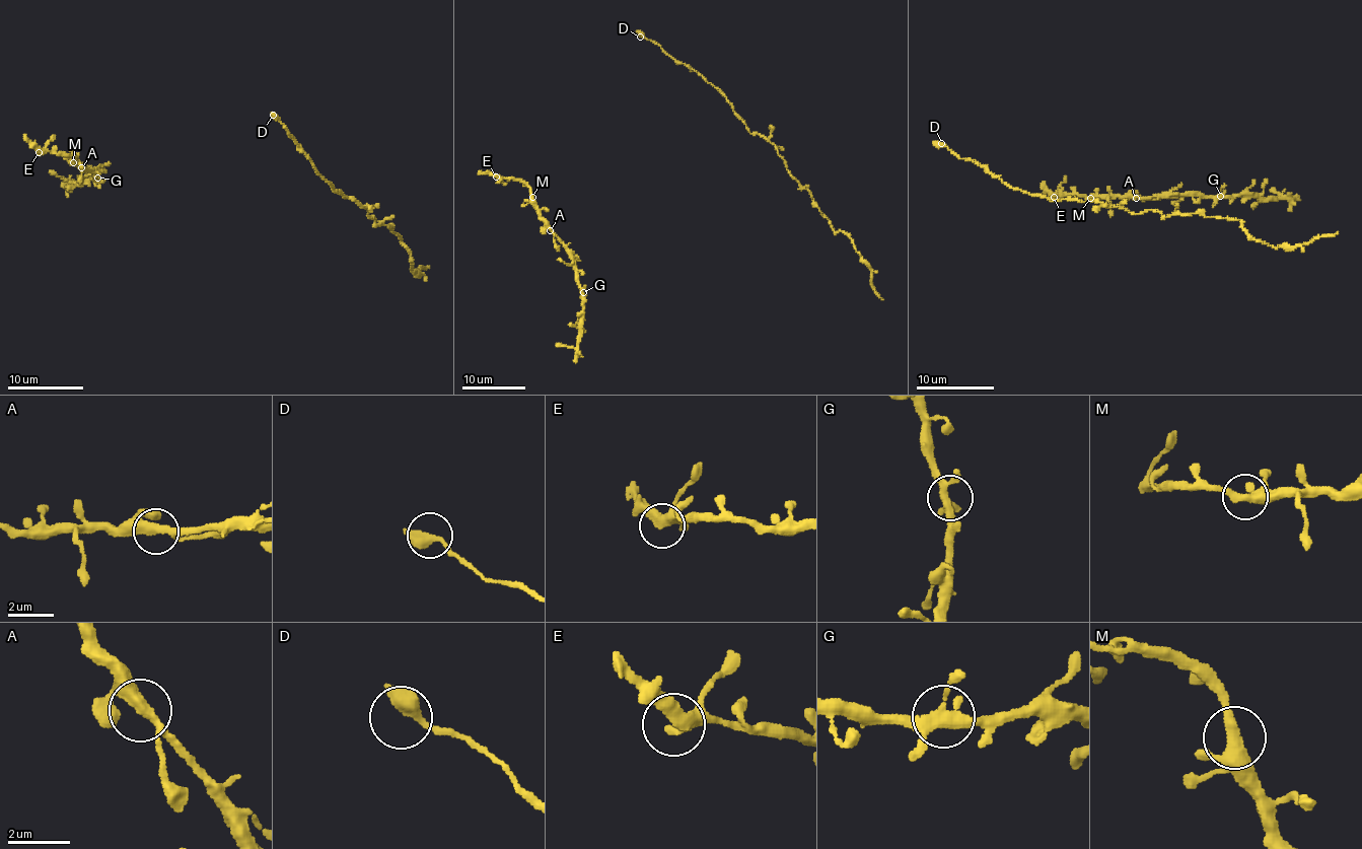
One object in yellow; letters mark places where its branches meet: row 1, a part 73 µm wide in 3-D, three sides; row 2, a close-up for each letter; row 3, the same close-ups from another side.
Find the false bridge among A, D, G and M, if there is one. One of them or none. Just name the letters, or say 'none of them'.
none of them

